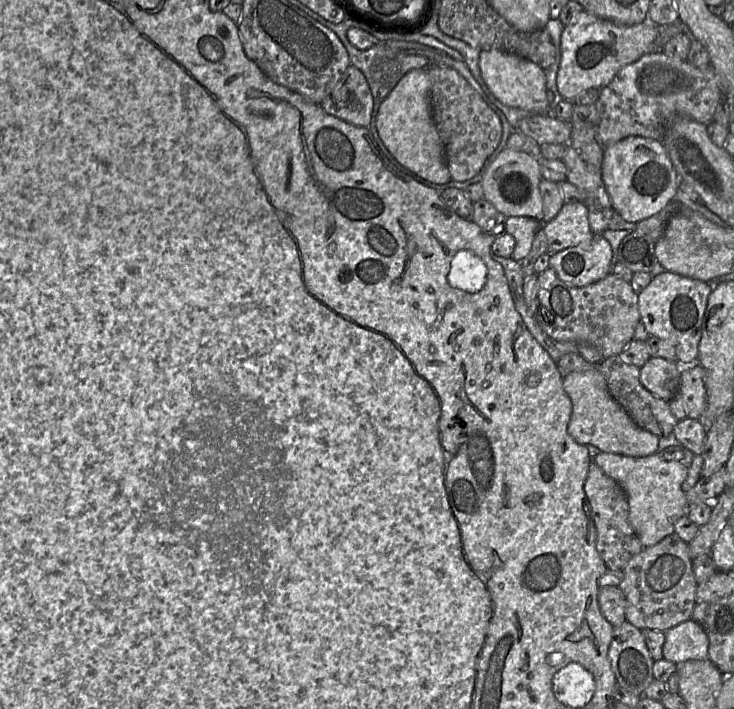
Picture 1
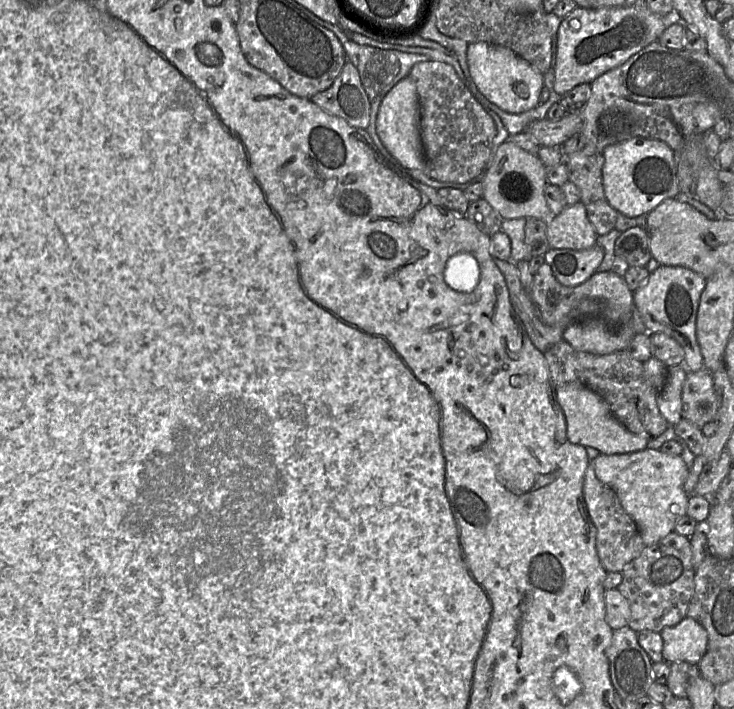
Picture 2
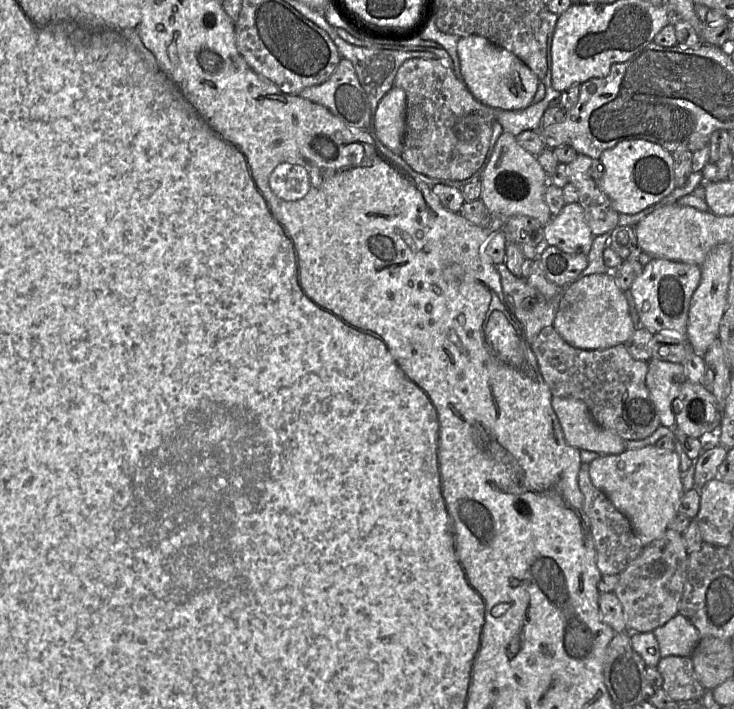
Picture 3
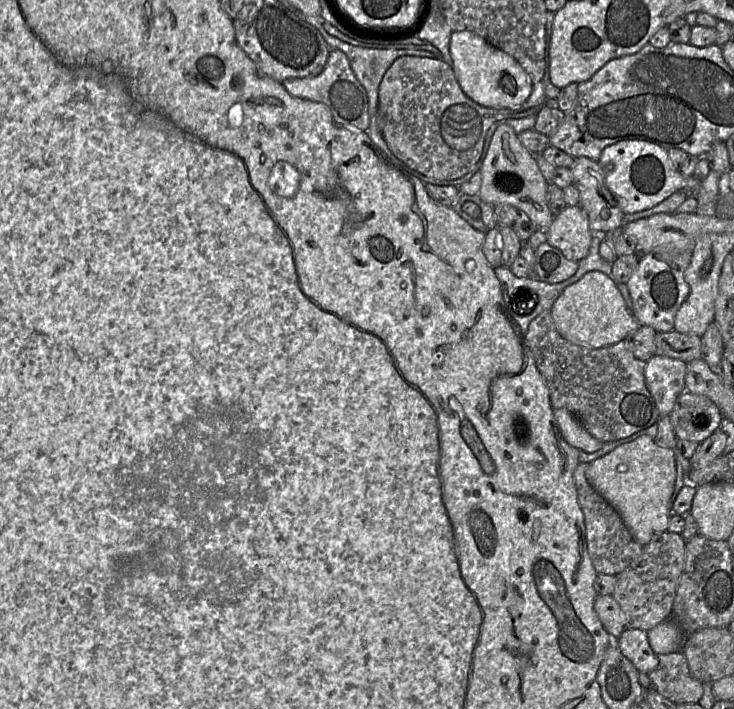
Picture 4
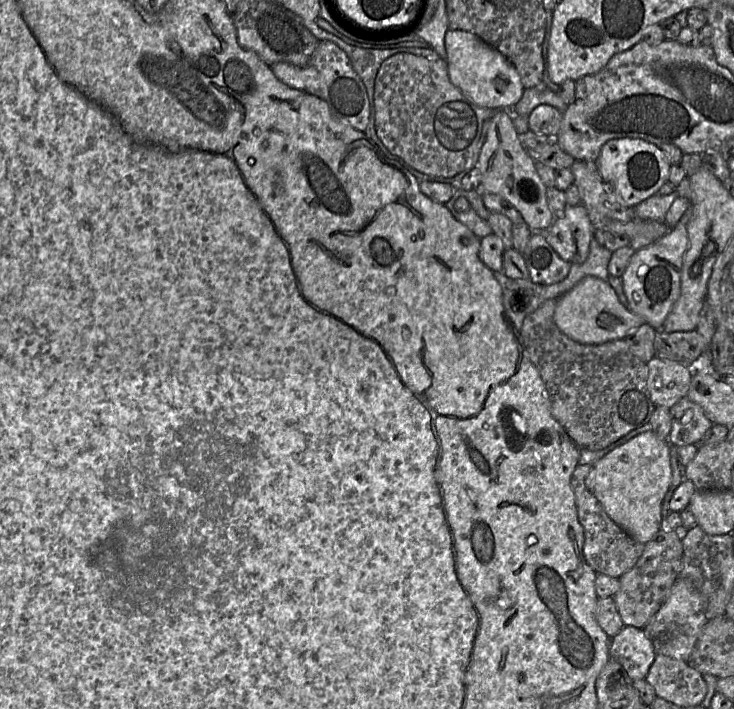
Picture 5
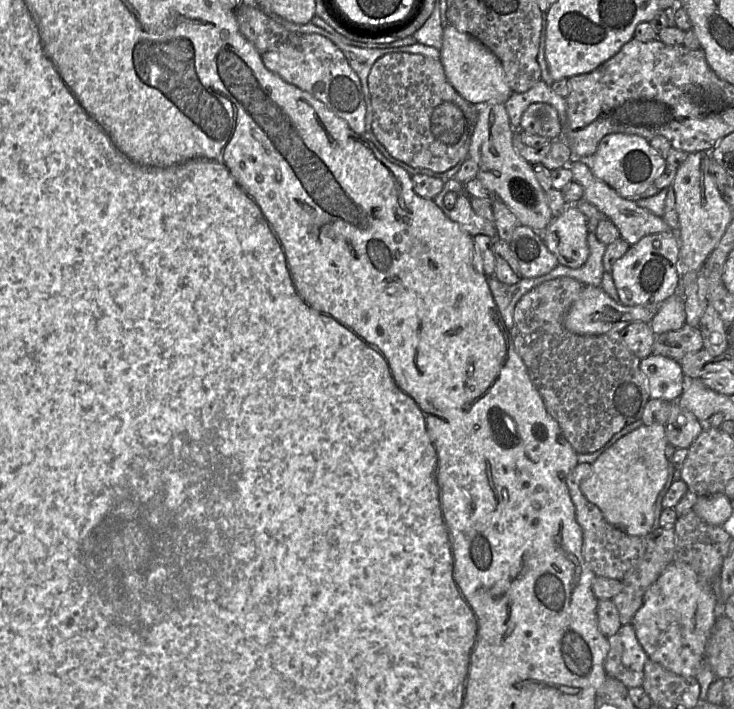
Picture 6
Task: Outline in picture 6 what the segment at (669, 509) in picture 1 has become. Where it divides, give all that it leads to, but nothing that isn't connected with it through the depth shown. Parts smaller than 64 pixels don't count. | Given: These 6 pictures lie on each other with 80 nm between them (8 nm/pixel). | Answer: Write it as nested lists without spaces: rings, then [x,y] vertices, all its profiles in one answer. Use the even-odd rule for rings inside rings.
[[[653,424],[653,425],[642,425],[635,430],[624,435],[621,439],[616,441],[610,448],[608,448],[604,453],[602,453],[593,463],[592,471],[588,478],[582,481],[581,489],[588,501],[595,504],[603,513],[605,519],[613,524],[614,526],[622,529],[624,532],[631,536],[646,537],[653,531],[653,523],[655,516],[655,503],[659,493],[664,488],[667,478],[668,478],[668,461],[666,458],[665,450],[668,444],[668,439],[666,436],[665,425]]]

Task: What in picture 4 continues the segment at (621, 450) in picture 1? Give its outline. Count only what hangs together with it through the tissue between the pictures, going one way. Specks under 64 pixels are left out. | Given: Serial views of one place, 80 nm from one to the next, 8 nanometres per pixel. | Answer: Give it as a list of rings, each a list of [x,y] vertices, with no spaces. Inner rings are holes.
[[[556,408],[554,417],[565,441],[580,451],[592,453],[601,449],[604,442],[593,437],[567,409]]]

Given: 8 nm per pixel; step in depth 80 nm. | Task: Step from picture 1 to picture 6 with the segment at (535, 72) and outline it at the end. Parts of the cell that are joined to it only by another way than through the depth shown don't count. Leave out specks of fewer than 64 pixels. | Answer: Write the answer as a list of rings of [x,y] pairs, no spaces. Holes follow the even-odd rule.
[[[445,24],[440,53],[440,61],[447,80],[467,102],[473,105],[504,105],[513,94],[506,82],[504,70],[499,59],[472,36],[461,33],[455,27]]]

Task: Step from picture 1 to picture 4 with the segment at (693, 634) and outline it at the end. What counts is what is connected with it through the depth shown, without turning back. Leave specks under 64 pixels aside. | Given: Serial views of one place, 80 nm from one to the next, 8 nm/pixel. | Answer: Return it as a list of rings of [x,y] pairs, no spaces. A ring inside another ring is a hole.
[[[669,618],[649,631],[648,641],[656,655],[682,652],[687,634],[676,620]]]

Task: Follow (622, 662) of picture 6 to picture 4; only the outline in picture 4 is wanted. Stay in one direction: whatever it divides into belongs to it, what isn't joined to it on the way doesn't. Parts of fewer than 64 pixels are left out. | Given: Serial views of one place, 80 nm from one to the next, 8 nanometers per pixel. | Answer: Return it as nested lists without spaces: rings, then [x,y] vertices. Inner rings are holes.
[[[626,628],[617,639],[613,640],[621,653],[635,666],[639,672],[648,674],[658,665],[658,655],[656,655],[652,650],[648,641],[648,634],[645,630]]]

